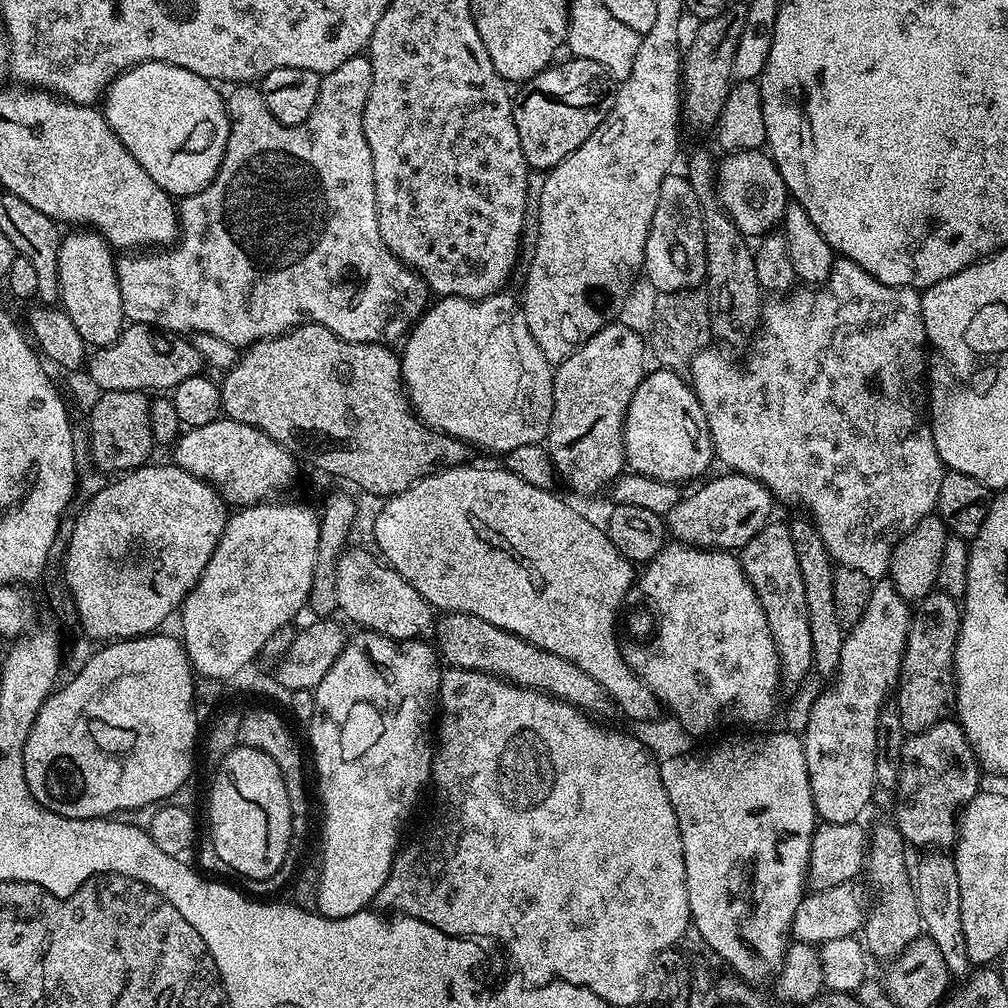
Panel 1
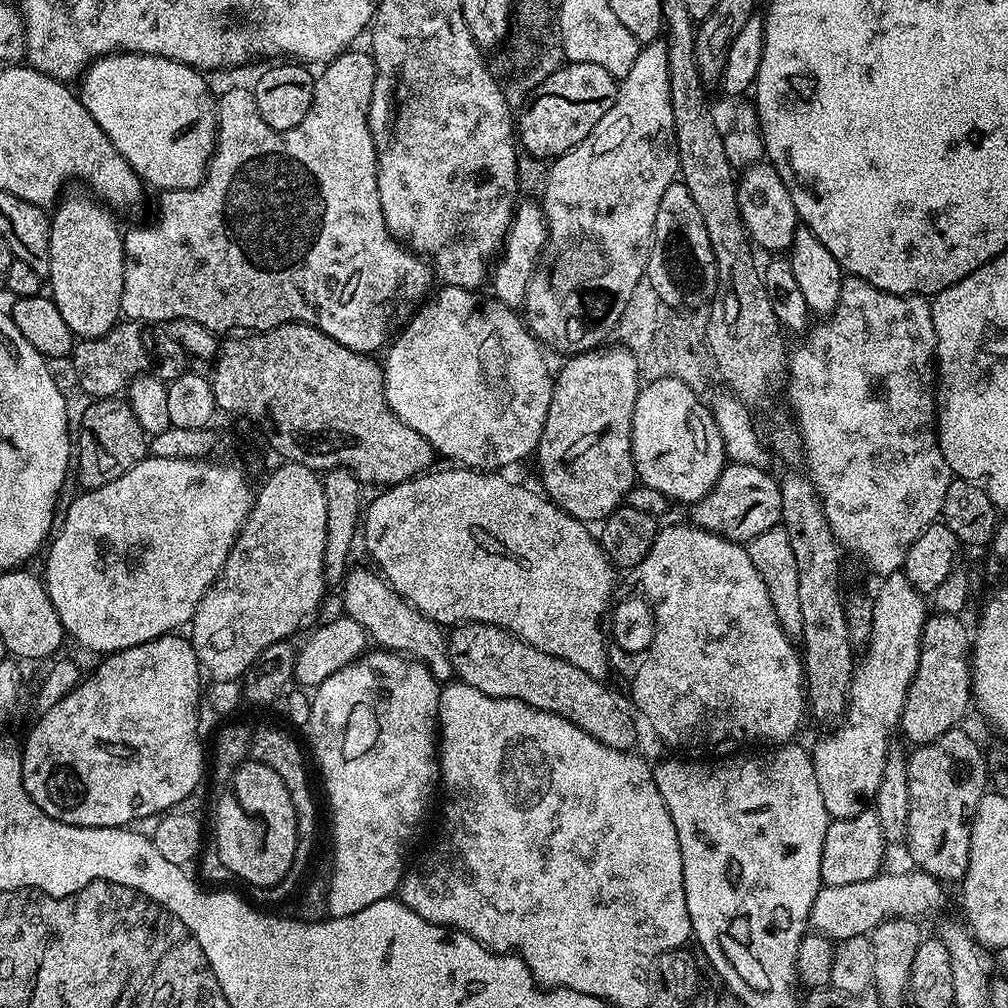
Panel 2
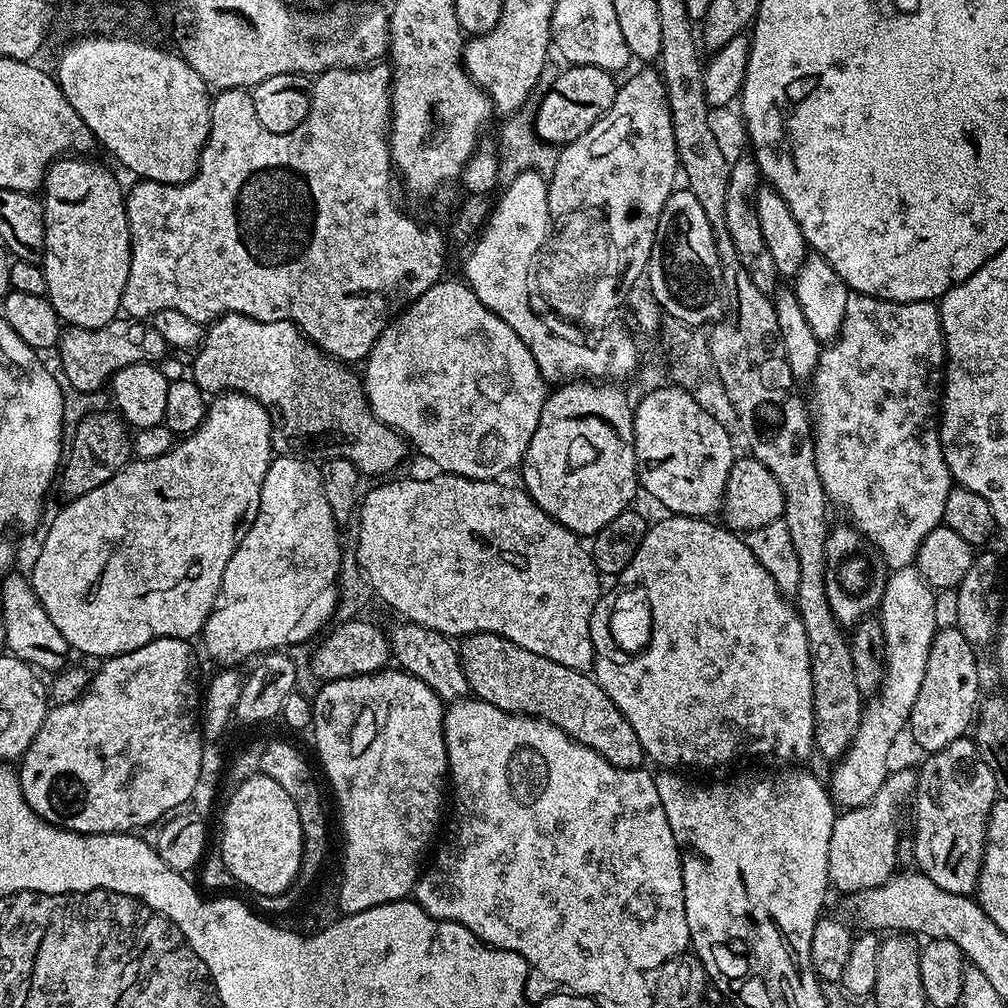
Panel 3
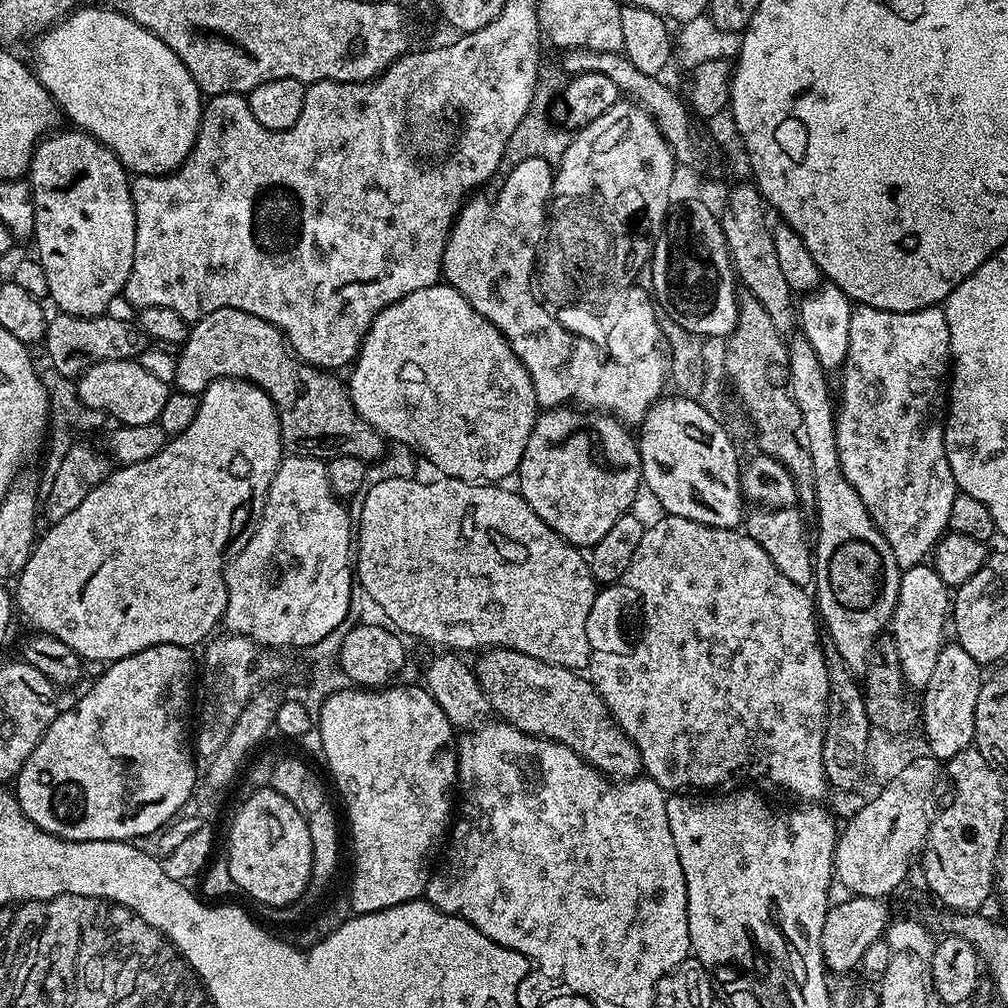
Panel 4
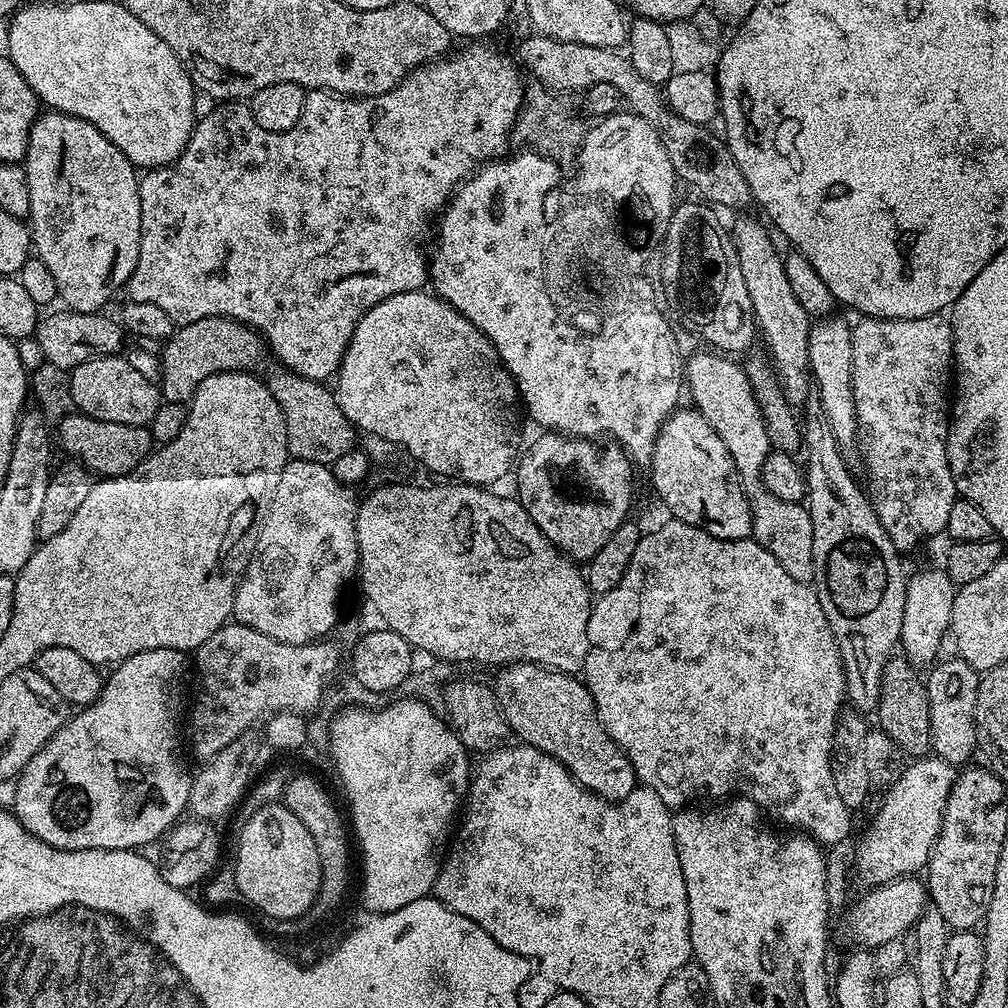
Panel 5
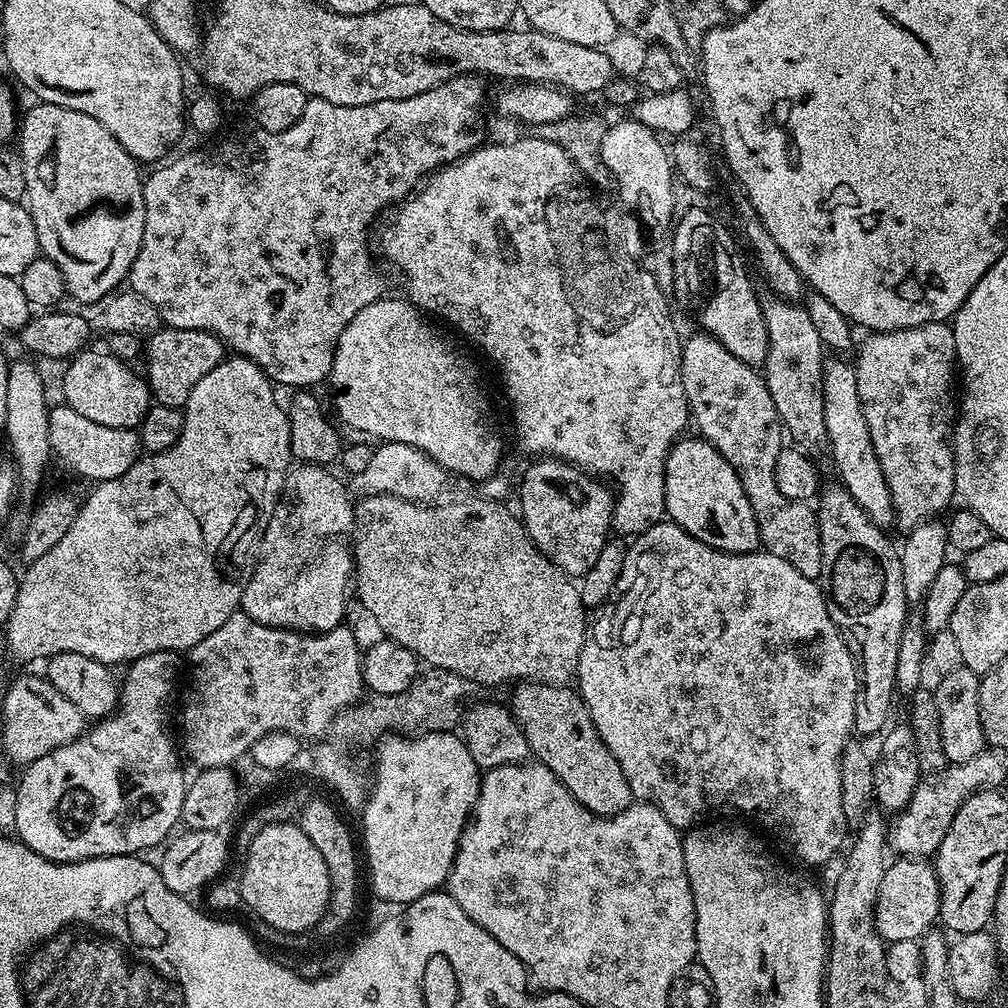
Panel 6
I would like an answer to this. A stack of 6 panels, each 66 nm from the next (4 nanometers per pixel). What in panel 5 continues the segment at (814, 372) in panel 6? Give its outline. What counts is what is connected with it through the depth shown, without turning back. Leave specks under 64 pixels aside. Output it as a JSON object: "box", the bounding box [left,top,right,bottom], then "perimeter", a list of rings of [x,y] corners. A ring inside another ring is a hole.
{"box":[732,214,812,406],"perimeter":[[[740,214],[732,224],[732,247],[738,258],[738,266],[741,267],[741,275],[745,280],[746,292],[750,296],[752,311],[756,316],[756,323],[762,338],[764,336],[768,346],[767,353],[772,361],[773,373],[780,383],[784,396],[789,404],[793,406],[803,405],[810,396],[812,388],[812,379],[810,375],[809,364],[809,330],[812,325],[812,317],[806,310],[802,309],[802,304],[798,302],[794,295],[794,290],[790,287],[790,280],[786,276],[784,261],[780,254],[777,254],[776,248],[770,236],[771,231],[763,224],[746,215]]]}

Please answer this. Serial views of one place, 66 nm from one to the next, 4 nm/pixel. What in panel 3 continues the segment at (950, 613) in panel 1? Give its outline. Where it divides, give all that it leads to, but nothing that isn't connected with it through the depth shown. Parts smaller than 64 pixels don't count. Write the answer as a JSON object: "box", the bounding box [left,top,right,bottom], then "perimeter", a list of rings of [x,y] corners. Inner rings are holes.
{"box":[907,628,982,753],"perimeter":[[[942,628],[937,631],[930,646],[930,658],[926,658],[926,675],[922,677],[922,686],[918,689],[918,698],[914,698],[912,713],[908,719],[907,731],[912,732],[912,740],[921,748],[921,753],[940,752],[950,742],[965,739],[964,732],[973,727],[978,705],[982,700],[980,694],[980,668],[976,665],[977,649],[965,638],[959,628]]]}

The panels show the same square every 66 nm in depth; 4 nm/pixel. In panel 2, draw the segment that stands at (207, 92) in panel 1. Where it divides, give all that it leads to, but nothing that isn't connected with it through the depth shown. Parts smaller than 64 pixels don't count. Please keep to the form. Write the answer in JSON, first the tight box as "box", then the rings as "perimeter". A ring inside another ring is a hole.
{"box":[78,52,216,190],"perimeter":[[[122,52],[92,61],[79,81],[78,95],[145,185],[186,190],[203,182],[216,148],[216,104],[200,76],[189,64]]]}

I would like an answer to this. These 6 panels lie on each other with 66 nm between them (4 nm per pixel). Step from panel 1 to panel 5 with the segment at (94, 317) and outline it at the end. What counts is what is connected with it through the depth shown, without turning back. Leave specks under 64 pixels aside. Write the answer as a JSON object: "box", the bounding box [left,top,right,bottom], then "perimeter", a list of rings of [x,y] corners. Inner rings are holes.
{"box":[23,110,142,312],"perimeter":[[[48,110],[37,115],[36,121],[32,123],[32,129],[28,135],[28,151],[26,159],[23,161],[24,169],[28,175],[28,185],[30,186],[30,235],[32,237],[32,248],[34,249],[35,259],[46,262],[46,266],[50,270],[50,274],[54,274],[54,286],[56,287],[57,297],[62,301],[65,300],[67,307],[74,312],[100,312],[103,304],[115,294],[116,291],[123,289],[128,283],[128,279],[134,274],[134,266],[138,262],[138,250],[140,249],[140,231],[142,230],[142,202],[140,201],[140,176],[135,164],[131,164],[126,158],[126,154],[122,154],[122,150],[118,150],[118,146],[114,146],[114,142],[110,142],[110,138],[106,138],[106,134],[102,134],[102,130],[98,130],[90,122],[86,122],[77,116],[68,116],[64,112]]]}

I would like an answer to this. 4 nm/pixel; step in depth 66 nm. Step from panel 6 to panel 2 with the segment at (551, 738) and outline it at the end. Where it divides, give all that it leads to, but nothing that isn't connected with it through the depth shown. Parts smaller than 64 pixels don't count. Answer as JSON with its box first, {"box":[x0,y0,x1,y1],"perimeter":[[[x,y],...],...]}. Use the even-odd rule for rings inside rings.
{"box":[447,624,637,752],"perimeter":[[[457,624],[447,633],[447,637],[448,657],[452,663],[455,679],[459,683],[474,686],[474,690],[482,690],[482,694],[490,694],[494,698],[526,702],[538,710],[558,714],[614,750],[627,752],[637,747],[635,745],[637,717],[624,709],[623,702],[607,688],[604,680],[595,680],[593,676],[586,674],[586,670],[578,670],[578,666],[570,666],[570,662],[554,658],[493,624]]]}

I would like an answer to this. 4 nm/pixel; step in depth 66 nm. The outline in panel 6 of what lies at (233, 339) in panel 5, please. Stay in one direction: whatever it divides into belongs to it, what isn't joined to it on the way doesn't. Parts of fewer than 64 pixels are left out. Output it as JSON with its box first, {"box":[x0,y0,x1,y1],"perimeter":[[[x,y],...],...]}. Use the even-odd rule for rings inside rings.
{"box":[148,326,226,409],"perimeter":[[[161,326],[151,336],[148,344],[148,391],[152,399],[161,408],[183,409],[190,398],[190,390],[198,386],[198,378],[206,378],[214,366],[218,366],[226,358],[224,341],[210,332],[202,330],[182,330]]]}

